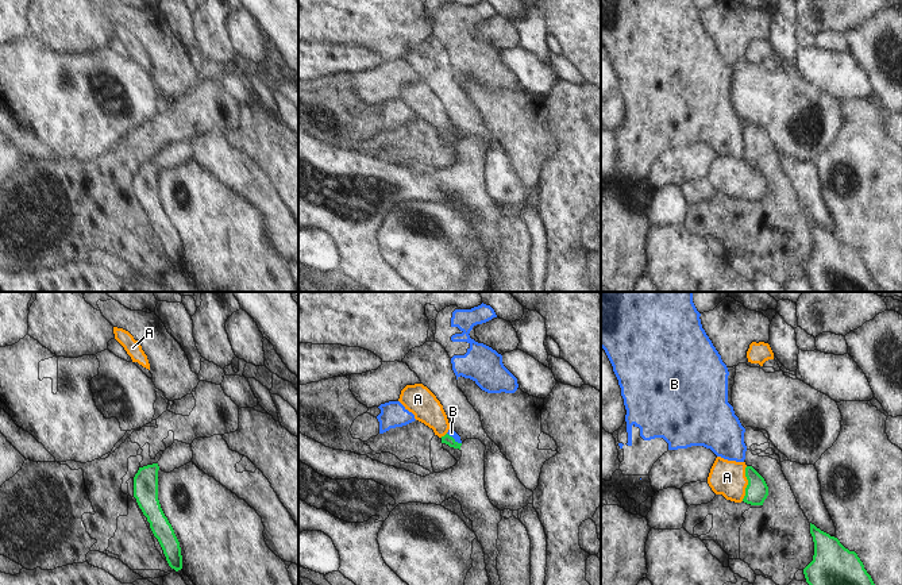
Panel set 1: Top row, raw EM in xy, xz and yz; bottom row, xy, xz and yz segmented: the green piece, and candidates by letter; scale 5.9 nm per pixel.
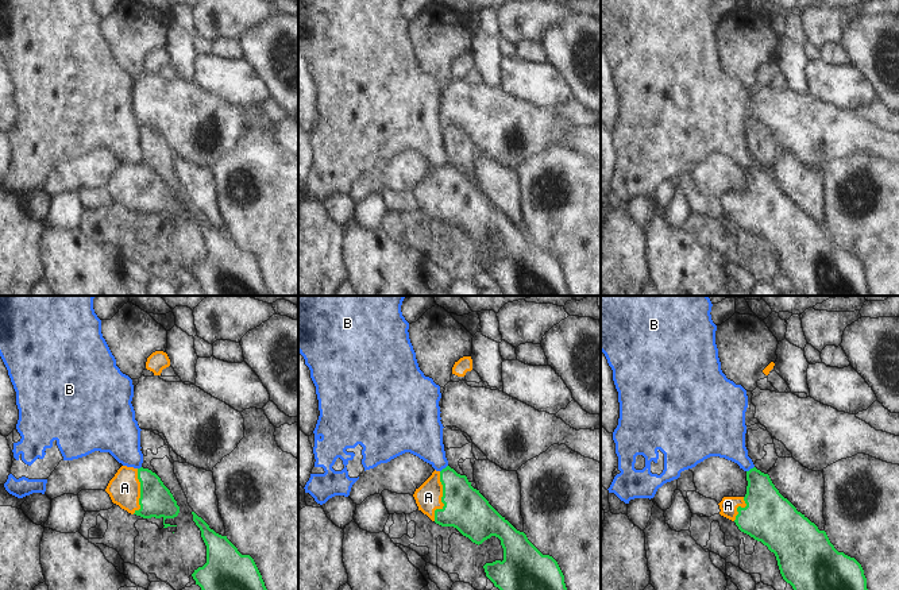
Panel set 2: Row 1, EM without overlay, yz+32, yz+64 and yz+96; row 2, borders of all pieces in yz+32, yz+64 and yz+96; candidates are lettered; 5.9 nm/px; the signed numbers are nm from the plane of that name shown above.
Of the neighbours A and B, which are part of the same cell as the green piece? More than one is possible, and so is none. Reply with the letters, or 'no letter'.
A

